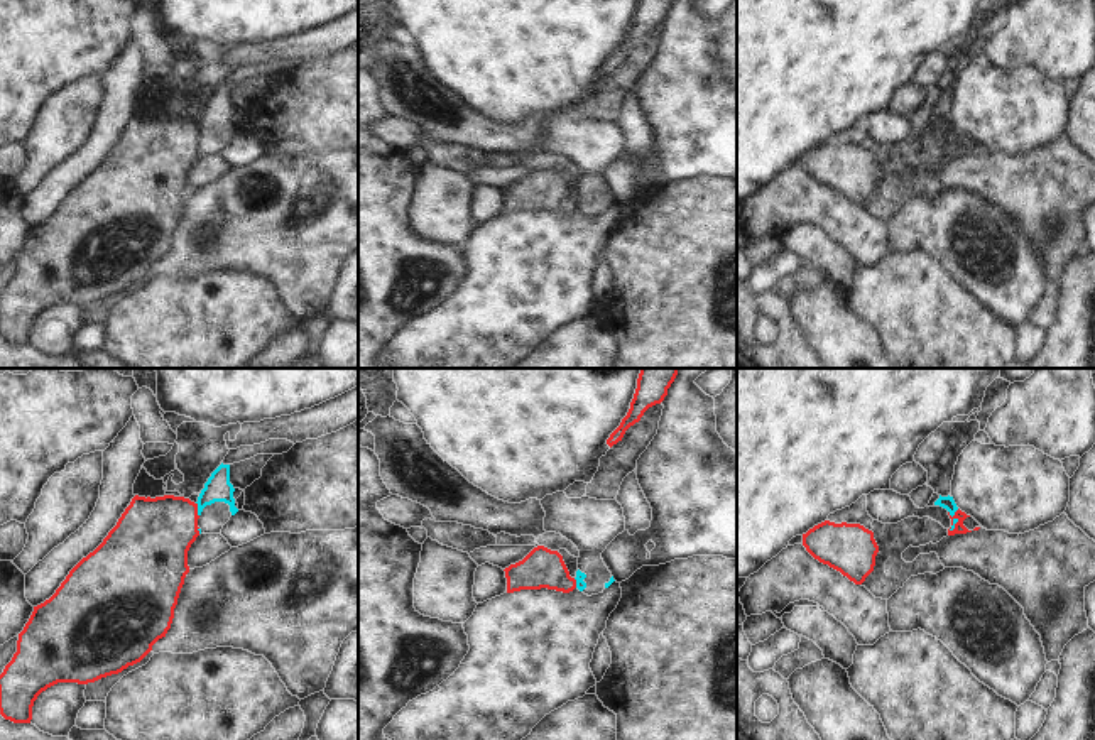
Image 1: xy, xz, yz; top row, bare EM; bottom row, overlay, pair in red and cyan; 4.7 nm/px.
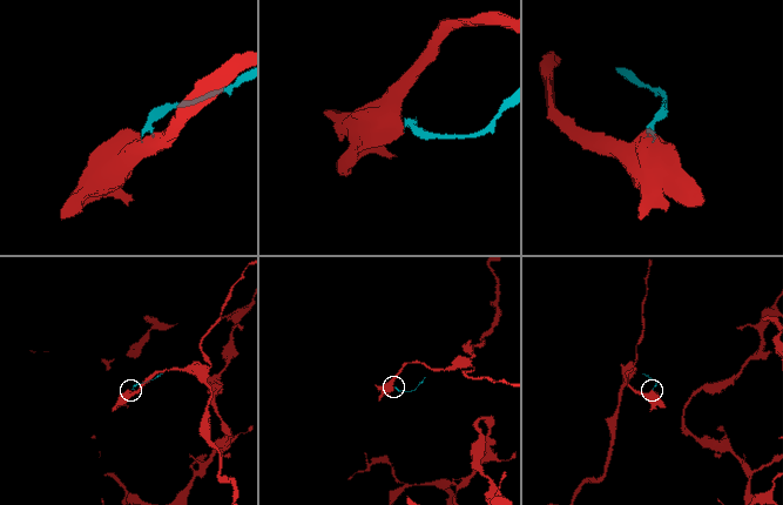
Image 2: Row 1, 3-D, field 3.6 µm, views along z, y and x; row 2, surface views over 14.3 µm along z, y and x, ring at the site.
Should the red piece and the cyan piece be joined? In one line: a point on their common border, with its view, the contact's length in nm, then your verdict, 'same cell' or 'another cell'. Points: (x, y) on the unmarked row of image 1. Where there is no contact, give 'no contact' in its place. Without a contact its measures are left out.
xy (196, 130) | 70 nm | another cell

